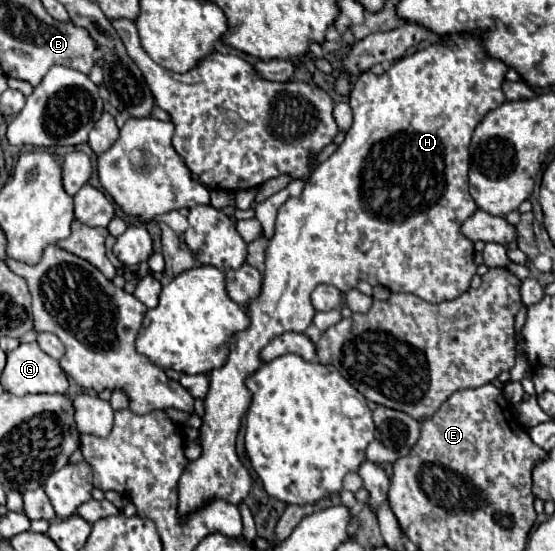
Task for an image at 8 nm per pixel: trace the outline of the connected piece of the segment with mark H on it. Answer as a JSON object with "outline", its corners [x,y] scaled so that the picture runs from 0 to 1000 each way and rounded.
{"outline":[[[847,67],[818,71],[800,82],[775,82],[732,100],[688,136],[659,129],[645,140],[631,169],[638,223],[605,278],[566,303],[544,354],[537,361],[519,361],[501,379],[497,419],[479,448],[472,525],[443,557],[450,593],[414,612],[407,662],[378,677],[378,710],[368,724],[371,753],[360,775],[364,826],[342,837],[321,880],[321,924],[328,935],[371,917],[386,902],[429,917],[450,895],[447,851],[422,811],[436,753],[454,724],[454,713],[440,699],[440,684],[472,662],[468,637],[494,612],[515,601],[551,601],[569,572],[559,546],[559,532],[569,517],[602,514],[623,532],[638,525],[652,503],[667,517],[688,517],[706,532],[742,532],[771,550],[814,546],[847,521],[847,506],[858,495],[854,441],[829,419],[829,408],[861,383],[843,350],[843,270],[858,227],[876,205],[912,183],[905,172],[912,125],[905,111],[872,96],[861,67]]]}

